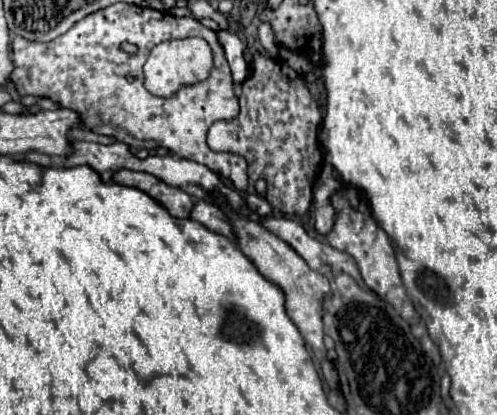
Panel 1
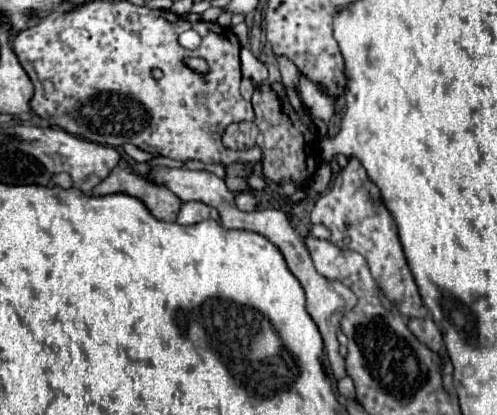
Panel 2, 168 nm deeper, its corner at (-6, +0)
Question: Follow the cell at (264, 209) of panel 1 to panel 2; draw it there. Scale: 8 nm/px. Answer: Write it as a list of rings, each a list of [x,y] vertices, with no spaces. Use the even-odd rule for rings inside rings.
[[[240,192],[240,194],[236,194],[236,206],[244,212],[252,212],[258,208],[258,200],[252,192]]]

